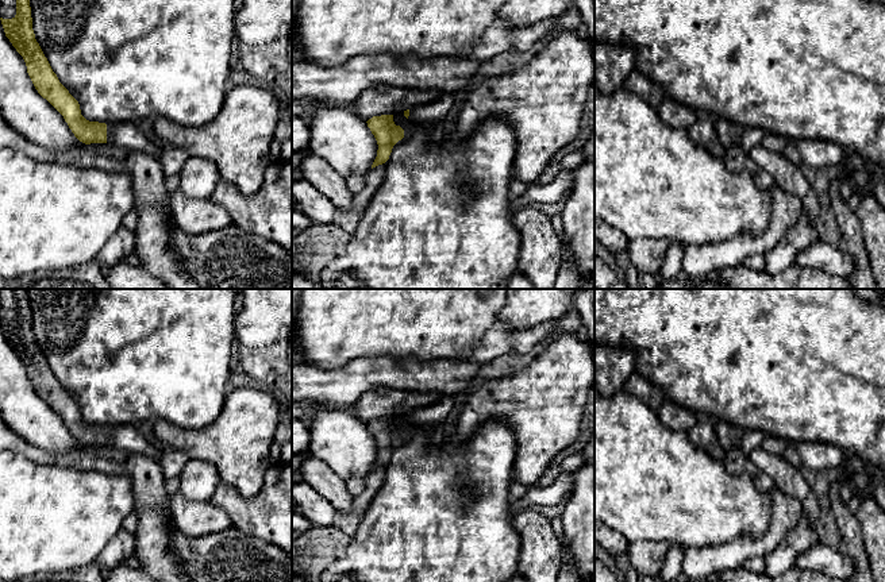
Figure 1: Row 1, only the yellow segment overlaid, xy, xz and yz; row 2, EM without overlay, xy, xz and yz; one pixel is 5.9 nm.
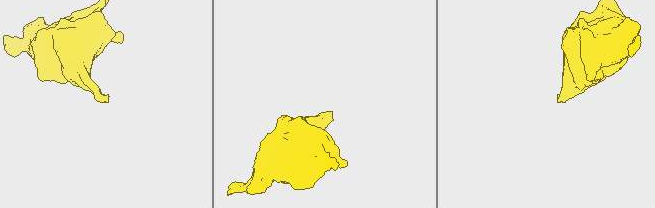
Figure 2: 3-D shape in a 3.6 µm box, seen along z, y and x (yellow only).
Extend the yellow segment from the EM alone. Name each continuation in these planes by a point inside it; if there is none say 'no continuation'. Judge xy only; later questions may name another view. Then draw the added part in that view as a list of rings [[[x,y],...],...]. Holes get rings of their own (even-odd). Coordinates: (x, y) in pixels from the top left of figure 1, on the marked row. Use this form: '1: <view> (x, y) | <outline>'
1: xy (127, 135) | [[[135,122],[108,123],[107,143],[123,147],[128,151],[147,153],[153,157],[161,150],[153,140],[143,135]]]

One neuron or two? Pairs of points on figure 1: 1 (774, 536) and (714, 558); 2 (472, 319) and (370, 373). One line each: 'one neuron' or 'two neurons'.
1: one neuron
2: two neurons

